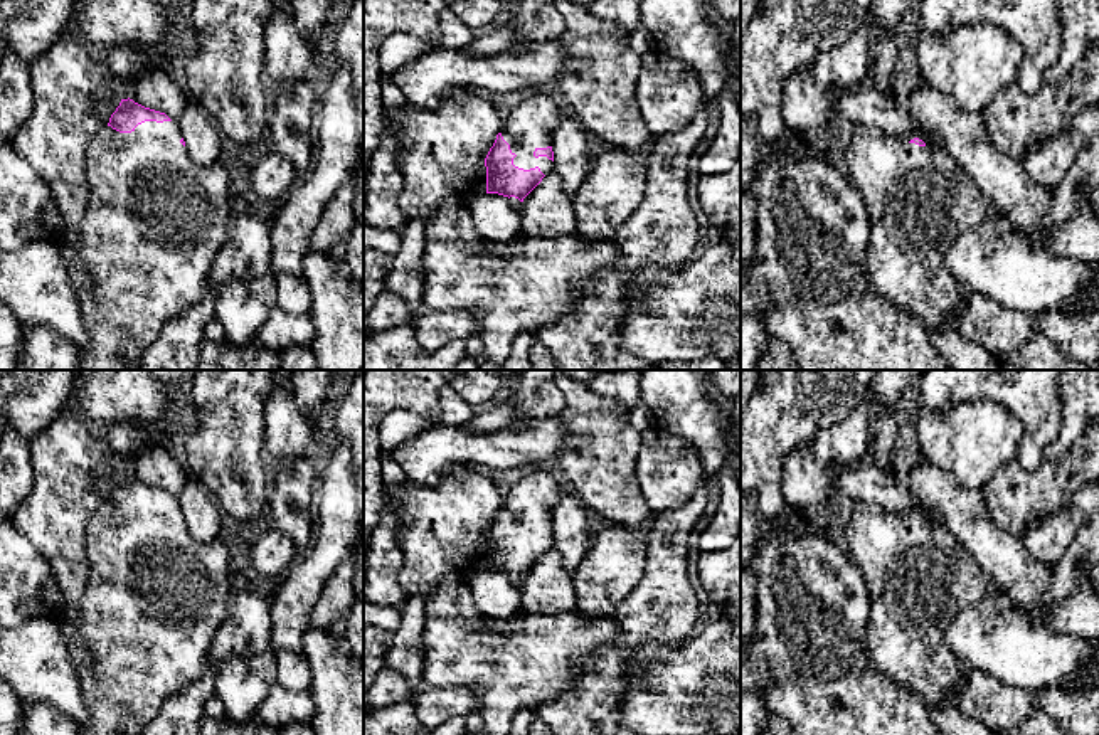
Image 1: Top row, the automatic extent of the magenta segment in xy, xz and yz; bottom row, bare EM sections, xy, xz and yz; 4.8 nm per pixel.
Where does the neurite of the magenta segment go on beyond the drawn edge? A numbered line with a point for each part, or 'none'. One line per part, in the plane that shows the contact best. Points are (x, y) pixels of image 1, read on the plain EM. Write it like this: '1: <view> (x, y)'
1: xz (530, 500)

